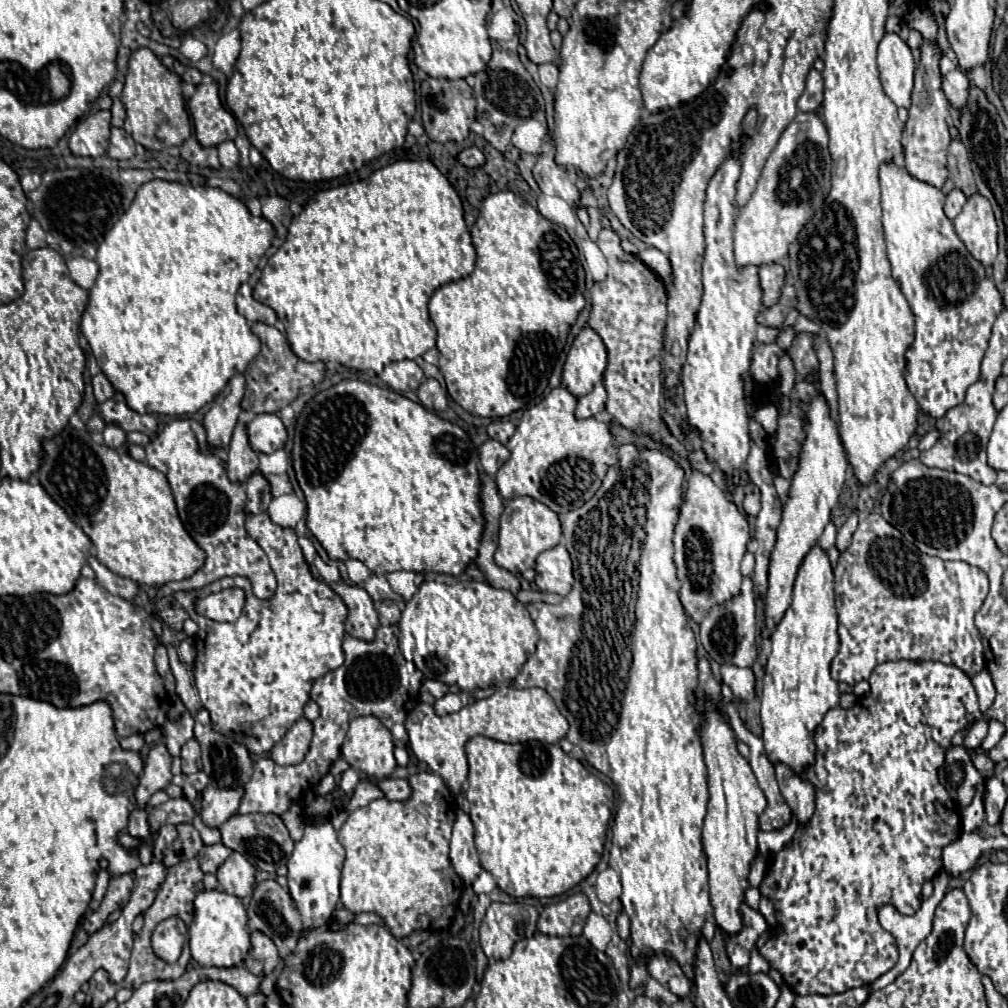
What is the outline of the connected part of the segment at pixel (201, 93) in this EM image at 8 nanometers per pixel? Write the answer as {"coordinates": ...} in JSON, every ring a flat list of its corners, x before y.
{"coordinates":[[201,82,195,94,189,98,189,110,199,144,217,146,223,140,233,140,237,136,237,122,233,114,221,104,217,82]]}

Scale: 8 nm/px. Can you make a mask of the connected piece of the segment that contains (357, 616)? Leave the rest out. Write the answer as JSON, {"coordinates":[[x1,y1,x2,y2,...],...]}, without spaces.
{"coordinates":[[339,582,331,588,343,598,343,602,349,608,349,618,345,622,347,634,351,634,353,638,365,640,365,642,373,642,379,620,377,620,375,606,371,610,369,594,363,588,351,586,351,584,345,584,345,582]]}

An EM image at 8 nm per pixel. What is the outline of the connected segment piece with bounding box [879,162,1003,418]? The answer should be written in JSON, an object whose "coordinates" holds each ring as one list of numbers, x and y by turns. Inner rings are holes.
{"coordinates":[[883,162,879,166,879,184,885,242,893,276,901,282,901,290,915,314,915,340,905,352,907,364,903,376,921,410,933,418,941,418,949,408,959,406,965,400,965,390,975,380,979,380,979,366,991,338,993,322,1003,310,1003,300,995,284,991,284,985,266,969,254,965,244,959,240,953,222,945,216,945,194,939,188,915,180,895,162],[941,288,955,288,955,300,949,300,945,292,941,292],[963,288,969,288,967,296,963,296]]}

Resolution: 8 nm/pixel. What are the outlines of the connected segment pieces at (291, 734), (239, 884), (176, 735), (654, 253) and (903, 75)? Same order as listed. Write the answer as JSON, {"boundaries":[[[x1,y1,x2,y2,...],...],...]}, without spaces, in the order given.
{"boundaries":[[[307,718,297,720,291,726,291,730,279,740,279,744,273,746,271,758,281,766,299,764,309,750,311,736,313,736,313,724]],[[233,852,217,870,217,878,221,888,227,894,233,894,237,898,245,898,247,894,253,892,255,884,255,868,239,854]],[[177,698,169,710,169,720,163,724,163,736,165,746,171,756,179,756,181,746,194,737,195,720,183,706,183,702]],[[647,248,643,252,639,252,639,258,653,270,657,272,665,284,673,282,673,272,671,272,671,262,669,256,657,248]],[[887,32,879,42,877,66,885,94,895,106,909,108,913,92,913,72,915,60,909,46,899,38,899,34]]]}

